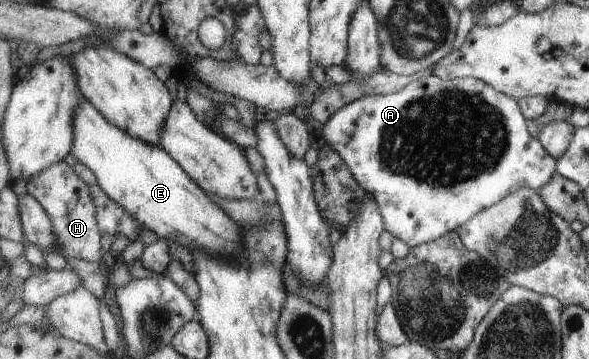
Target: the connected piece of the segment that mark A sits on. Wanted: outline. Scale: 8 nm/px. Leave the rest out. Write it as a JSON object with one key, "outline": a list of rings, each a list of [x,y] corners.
{"outline":[[[430,75],[413,80],[398,93],[364,95],[344,105],[331,115],[322,127],[321,137],[334,151],[342,155],[344,161],[351,167],[354,177],[357,177],[358,183],[378,201],[382,217],[384,217],[384,223],[386,223],[386,231],[390,232],[393,237],[401,239],[410,249],[423,243],[436,241],[442,235],[458,230],[464,223],[468,223],[474,215],[478,215],[480,211],[500,203],[504,197],[516,193],[518,189],[527,187],[539,190],[540,187],[552,181],[552,177],[554,177],[558,167],[557,159],[548,153],[548,150],[539,139],[532,137],[532,132],[528,129],[528,119],[524,117],[524,113],[522,113],[522,109],[518,105],[518,100],[498,91],[490,83],[472,77],[445,80],[436,75]]]}

